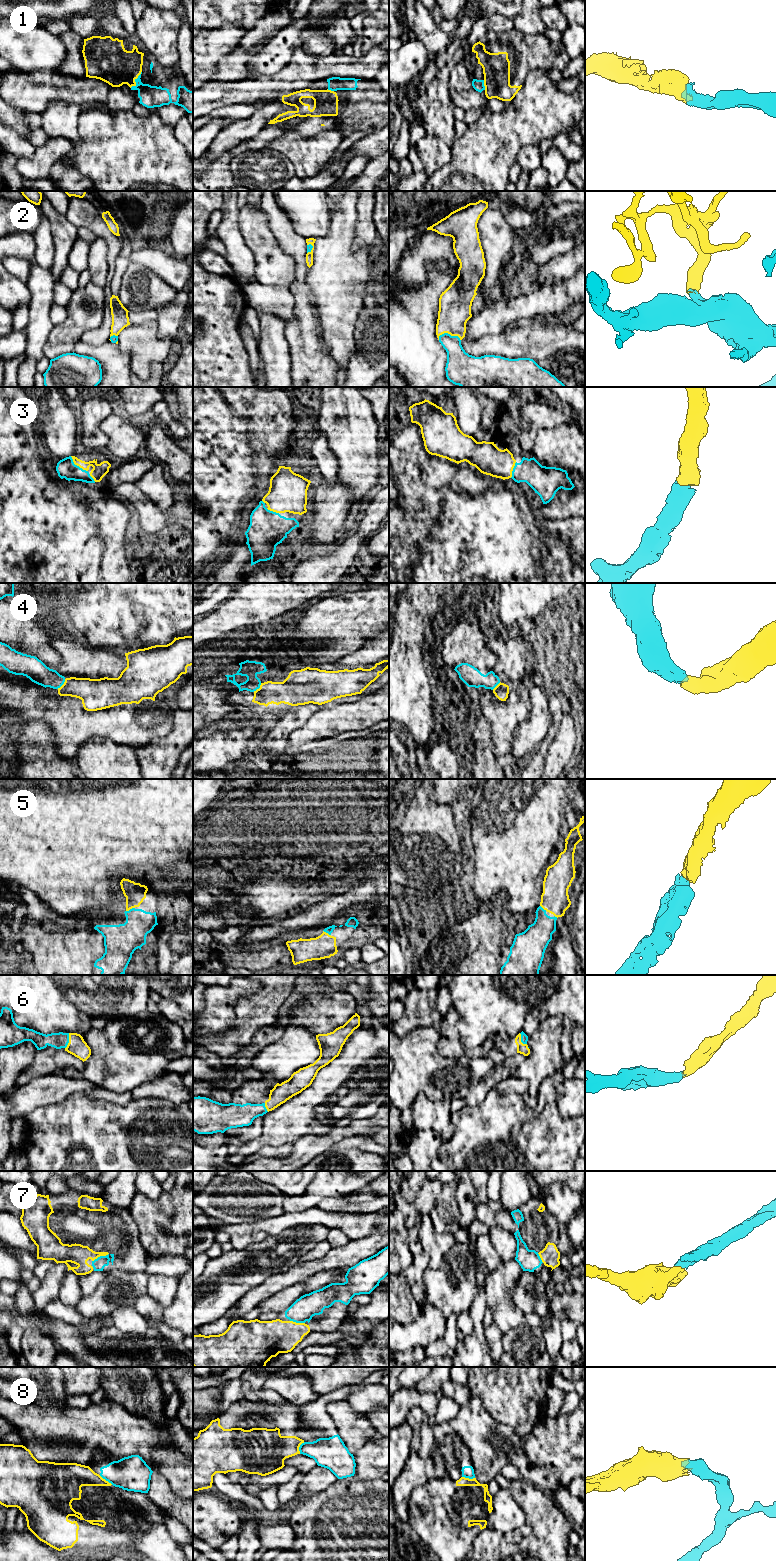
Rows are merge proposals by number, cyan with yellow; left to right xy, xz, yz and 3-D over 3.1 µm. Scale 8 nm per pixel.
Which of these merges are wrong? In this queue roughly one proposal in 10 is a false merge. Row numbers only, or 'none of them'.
8

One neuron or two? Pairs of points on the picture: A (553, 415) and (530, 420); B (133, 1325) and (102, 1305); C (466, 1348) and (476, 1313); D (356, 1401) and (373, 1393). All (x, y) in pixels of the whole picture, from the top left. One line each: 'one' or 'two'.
A: one
B: two
C: one
D: one

